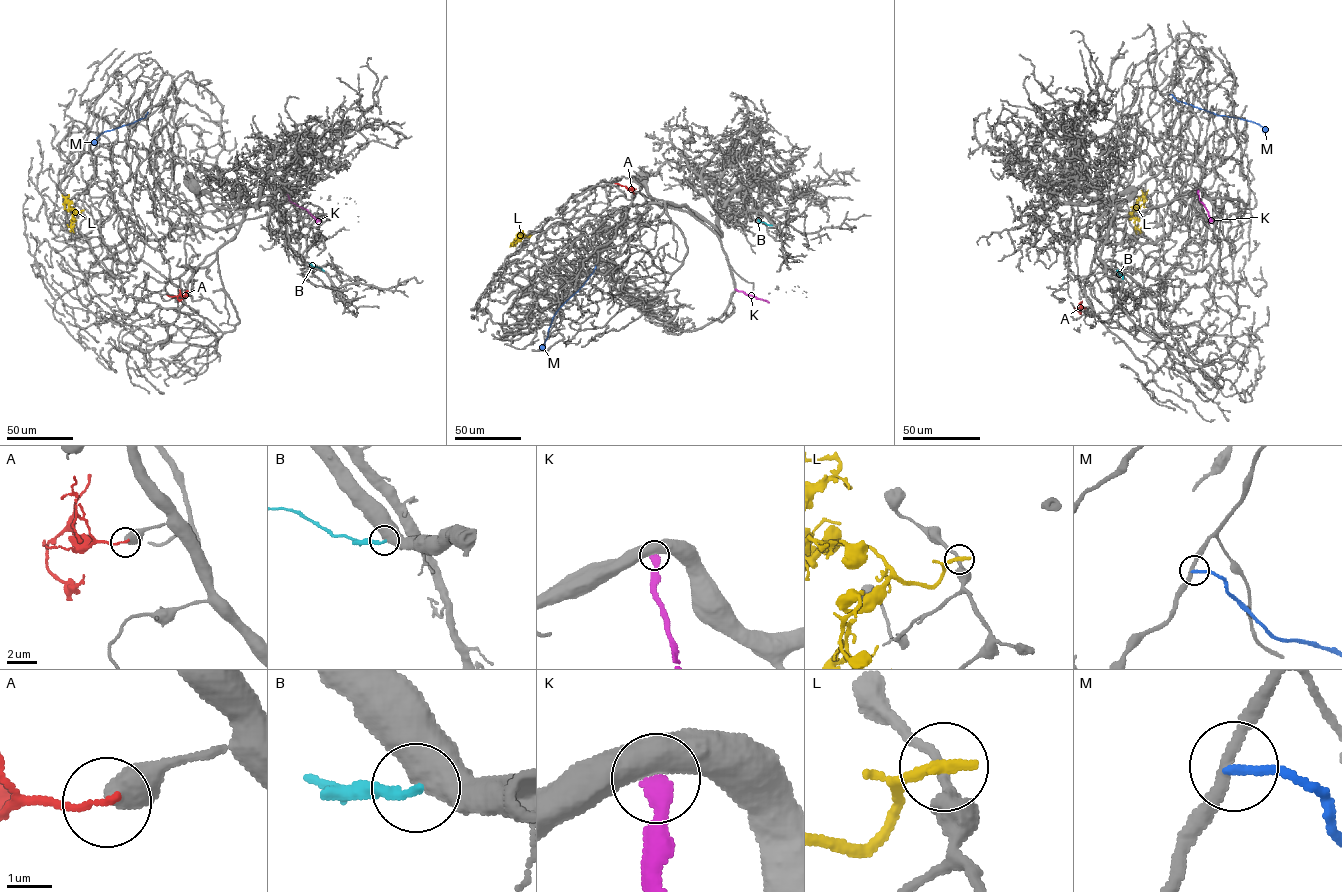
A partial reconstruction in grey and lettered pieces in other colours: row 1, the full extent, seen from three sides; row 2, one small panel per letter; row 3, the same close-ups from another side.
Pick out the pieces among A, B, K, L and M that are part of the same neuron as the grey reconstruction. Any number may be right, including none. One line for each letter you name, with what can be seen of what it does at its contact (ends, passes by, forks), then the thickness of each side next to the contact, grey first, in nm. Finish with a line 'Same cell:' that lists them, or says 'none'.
Same cell: none

